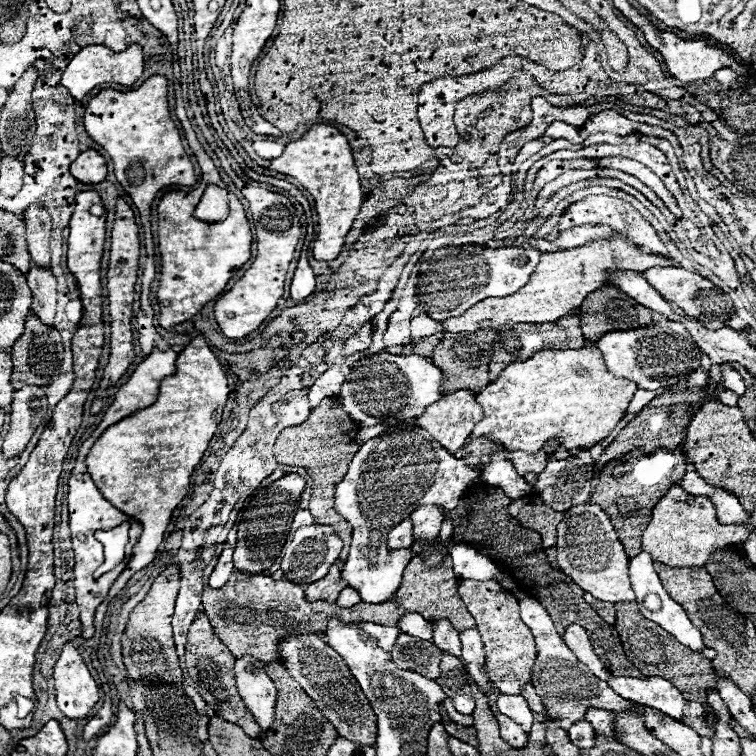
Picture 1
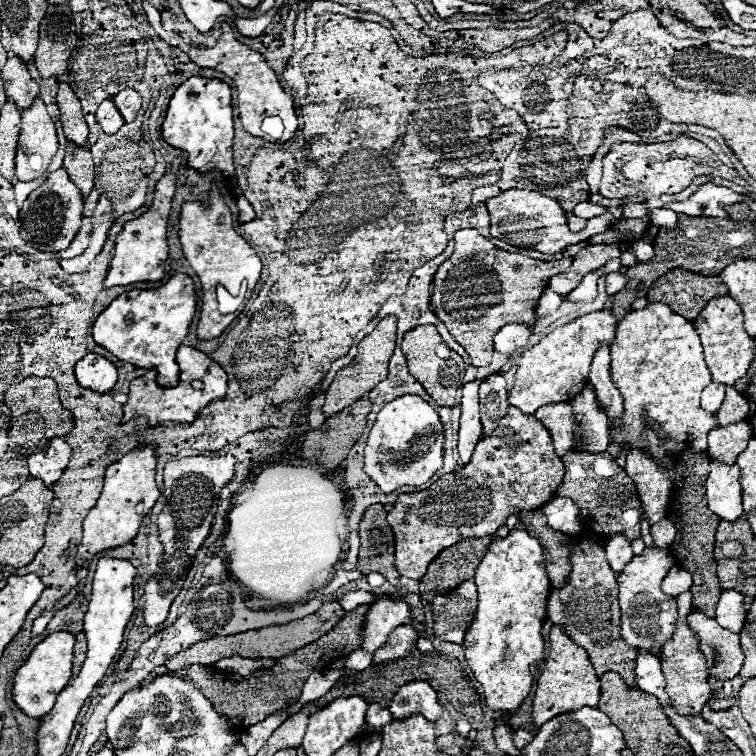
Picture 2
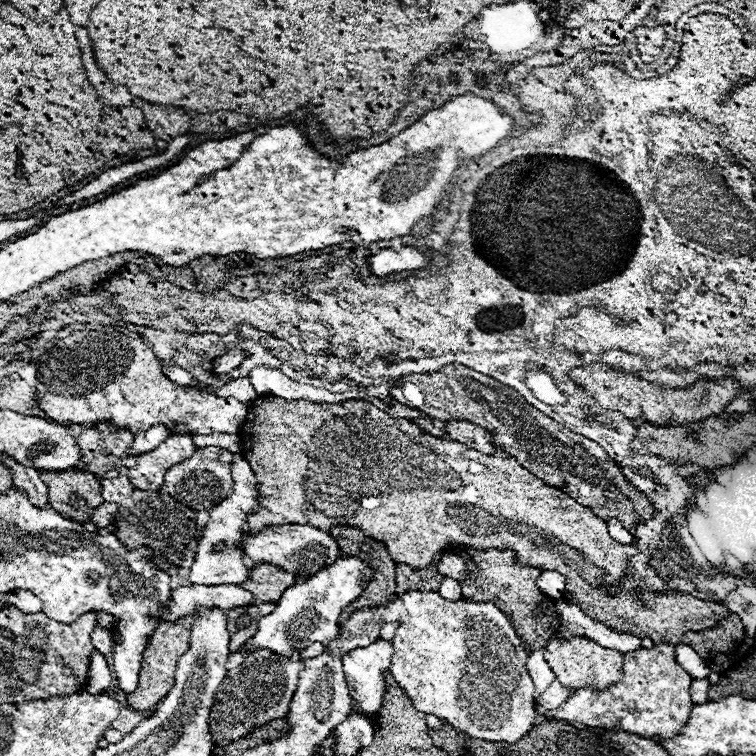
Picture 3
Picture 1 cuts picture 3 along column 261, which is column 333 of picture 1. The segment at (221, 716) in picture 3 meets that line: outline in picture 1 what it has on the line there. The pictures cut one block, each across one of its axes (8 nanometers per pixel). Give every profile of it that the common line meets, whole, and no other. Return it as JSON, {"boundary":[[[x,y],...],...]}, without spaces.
{"boundary":[[[316,634],[288,636],[280,642],[280,662],[290,670],[292,678],[316,702],[322,714],[334,724],[338,734],[354,744],[374,746],[376,742],[376,716],[368,704],[362,688],[354,680],[346,662]]]}

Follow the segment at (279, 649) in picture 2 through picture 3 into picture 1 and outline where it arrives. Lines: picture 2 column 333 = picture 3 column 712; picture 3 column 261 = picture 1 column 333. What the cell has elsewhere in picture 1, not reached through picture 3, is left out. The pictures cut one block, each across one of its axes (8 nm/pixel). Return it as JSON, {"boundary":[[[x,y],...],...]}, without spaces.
{"boundary":[[[330,396],[330,398],[324,398],[320,402],[320,406],[312,408],[312,412],[304,424],[298,424],[298,426],[292,426],[292,428],[286,428],[284,432],[280,432],[276,446],[274,446],[274,458],[280,464],[302,466],[312,476],[314,488],[312,488],[312,498],[310,498],[308,508],[318,524],[332,526],[334,532],[338,532],[338,536],[342,538],[342,542],[344,542],[344,548],[340,554],[342,562],[348,556],[352,530],[350,530],[350,524],[334,512],[334,486],[338,480],[342,480],[354,452],[358,450],[358,446],[352,444],[352,440],[356,438],[356,428],[358,426],[352,422],[352,418],[342,410],[340,398]]]}

